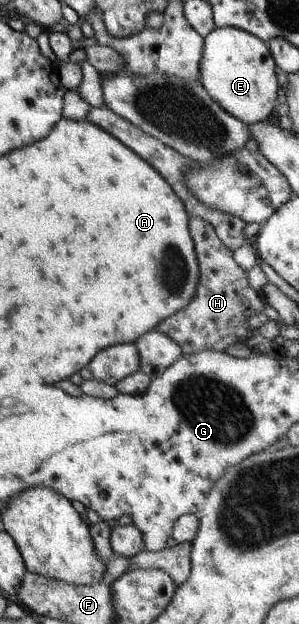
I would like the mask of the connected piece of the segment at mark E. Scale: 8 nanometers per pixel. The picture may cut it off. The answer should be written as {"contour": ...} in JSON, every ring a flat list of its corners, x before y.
{"contour":[[214,28,203,37,199,82,222,110,245,124,265,120,276,108,277,69,268,45,238,28]]}

